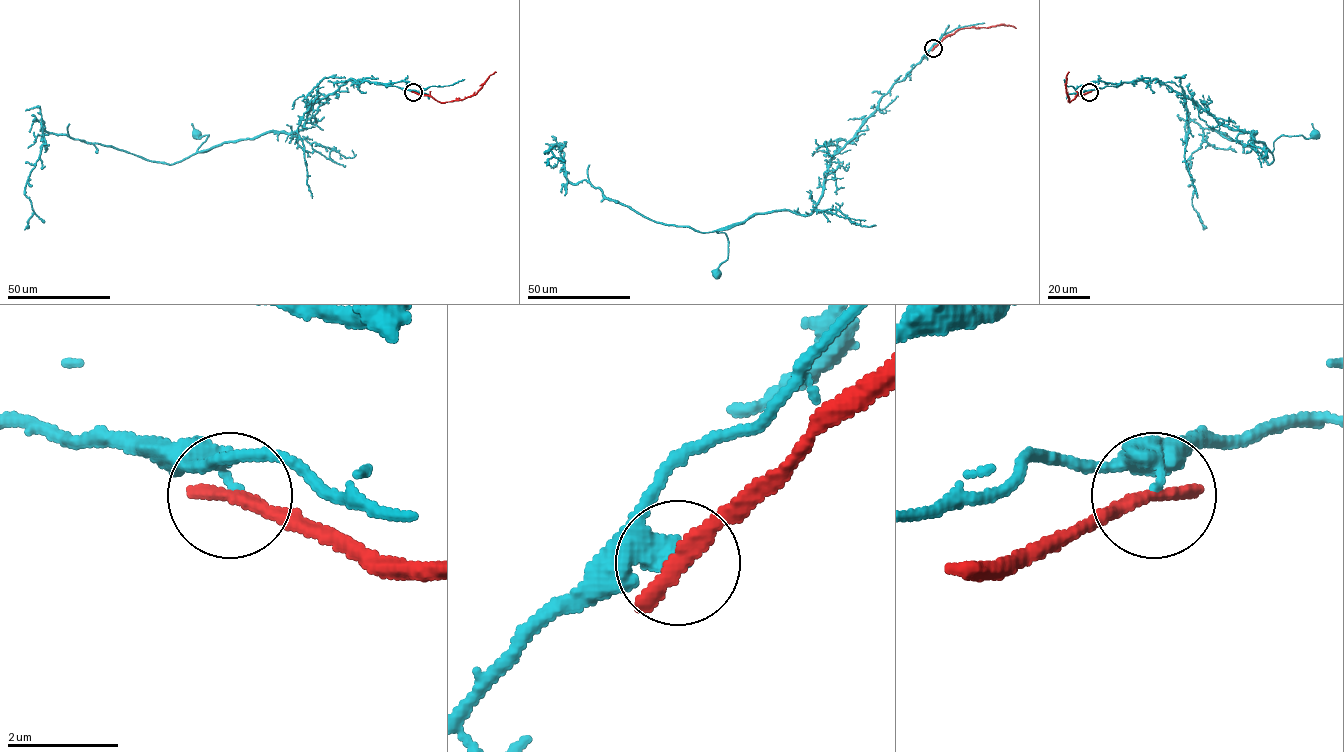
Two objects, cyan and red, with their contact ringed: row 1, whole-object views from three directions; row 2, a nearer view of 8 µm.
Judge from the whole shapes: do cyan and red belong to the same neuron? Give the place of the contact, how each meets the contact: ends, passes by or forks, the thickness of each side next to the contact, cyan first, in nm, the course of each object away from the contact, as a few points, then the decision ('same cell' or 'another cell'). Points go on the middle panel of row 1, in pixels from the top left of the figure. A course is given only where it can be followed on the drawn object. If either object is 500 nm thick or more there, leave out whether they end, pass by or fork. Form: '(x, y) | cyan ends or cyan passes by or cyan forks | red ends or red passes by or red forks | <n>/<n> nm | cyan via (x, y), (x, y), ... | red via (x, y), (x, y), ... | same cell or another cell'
(933, 48) | cyan ends | red ends | 320/340 nm | cyan via (933, 48), (834, 156), (809, 214), (757, 213), (717, 232), (728, 240), (716, 273) | red via (933, 48), (960, 29), (1002, 24), (1016, 28) | another cell

